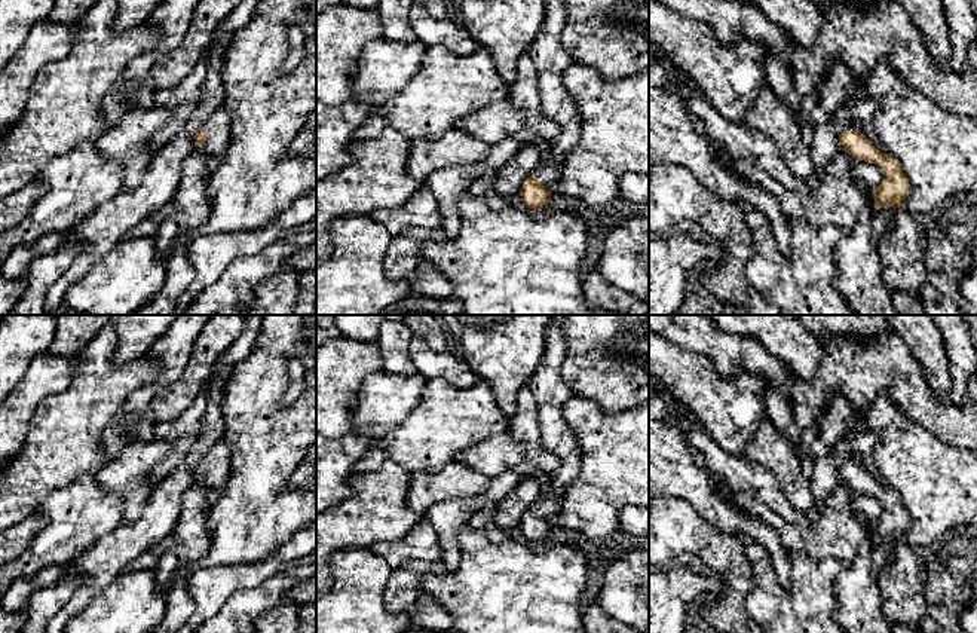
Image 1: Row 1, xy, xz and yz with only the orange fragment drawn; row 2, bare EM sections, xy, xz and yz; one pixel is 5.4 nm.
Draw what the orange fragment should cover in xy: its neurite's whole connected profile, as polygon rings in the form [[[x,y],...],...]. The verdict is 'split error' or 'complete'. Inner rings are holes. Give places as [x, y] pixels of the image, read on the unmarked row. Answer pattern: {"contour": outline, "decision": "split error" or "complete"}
{"contour": [[[221,438],[196,465],[195,478],[197,484],[206,487],[211,492],[209,499],[214,501],[215,495],[221,490],[227,477],[229,477],[229,447]]], "decision": "split error"}

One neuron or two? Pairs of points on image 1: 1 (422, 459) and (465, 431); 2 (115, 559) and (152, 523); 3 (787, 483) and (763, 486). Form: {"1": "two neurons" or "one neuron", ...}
{"1": "one neuron", "2": "one neuron", "3": "two neurons"}

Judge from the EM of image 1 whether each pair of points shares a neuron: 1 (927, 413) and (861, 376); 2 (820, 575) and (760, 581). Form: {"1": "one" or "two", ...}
{"1": "one", "2": "one"}

